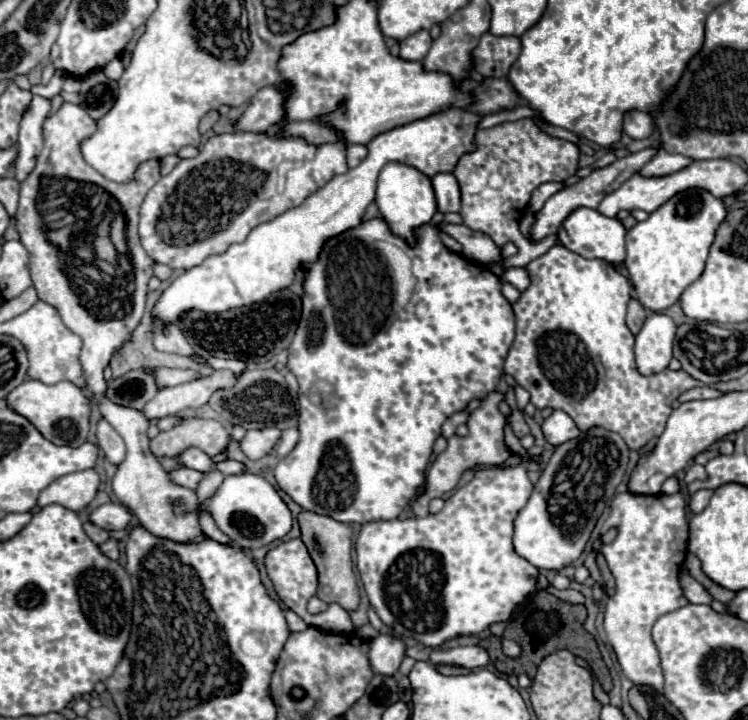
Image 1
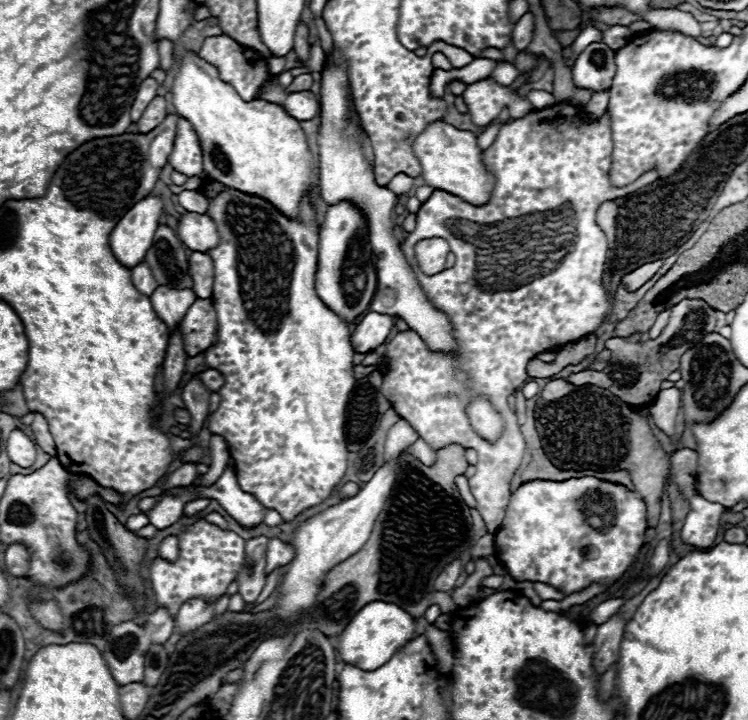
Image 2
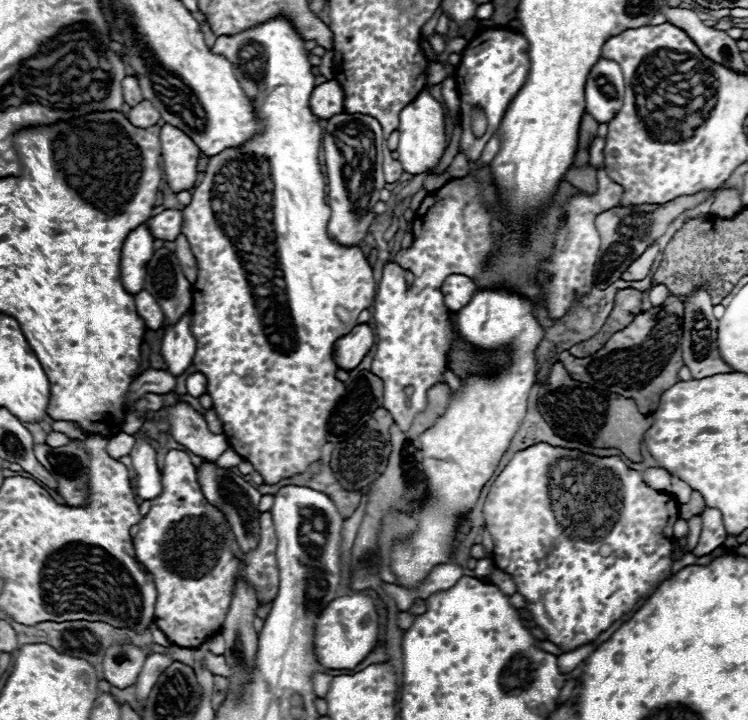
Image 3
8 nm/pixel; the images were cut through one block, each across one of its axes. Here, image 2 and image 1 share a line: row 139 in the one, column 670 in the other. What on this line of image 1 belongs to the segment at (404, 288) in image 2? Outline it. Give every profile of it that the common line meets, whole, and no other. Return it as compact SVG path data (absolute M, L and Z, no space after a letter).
M654 312L646 318L642 330L636 336L636 364L638 372L652 376L668 368L672 358L672 342L676 334L676 324L670 316Z

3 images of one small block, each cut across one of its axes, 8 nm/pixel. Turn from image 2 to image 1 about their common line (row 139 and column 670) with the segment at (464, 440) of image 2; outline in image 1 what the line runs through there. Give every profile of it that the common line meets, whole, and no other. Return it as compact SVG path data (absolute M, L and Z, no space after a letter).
M620 492L610 504L610 514L602 526L602 532L610 528L618 530L612 544L602 546L600 540L594 542L594 548L604 554L616 580L616 594L606 602L604 630L618 656L622 674L632 684L648 686L656 696L660 696L664 692L664 678L650 630L662 614L688 604L678 584L678 572L686 558L688 544L686 502L682 494L640 496Z

